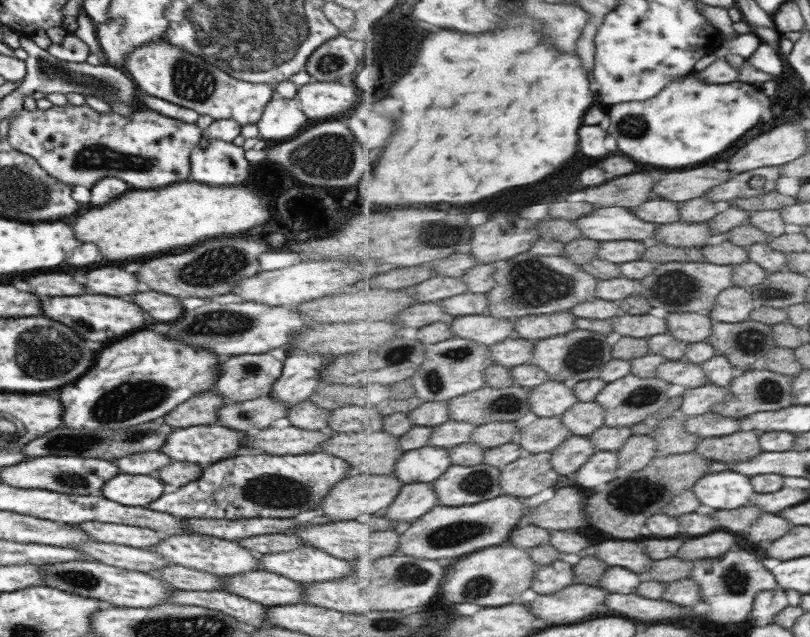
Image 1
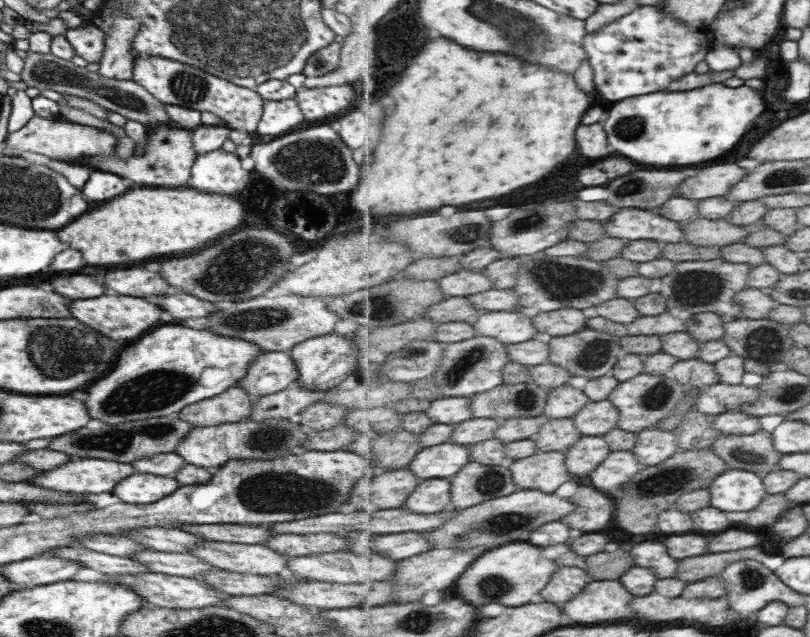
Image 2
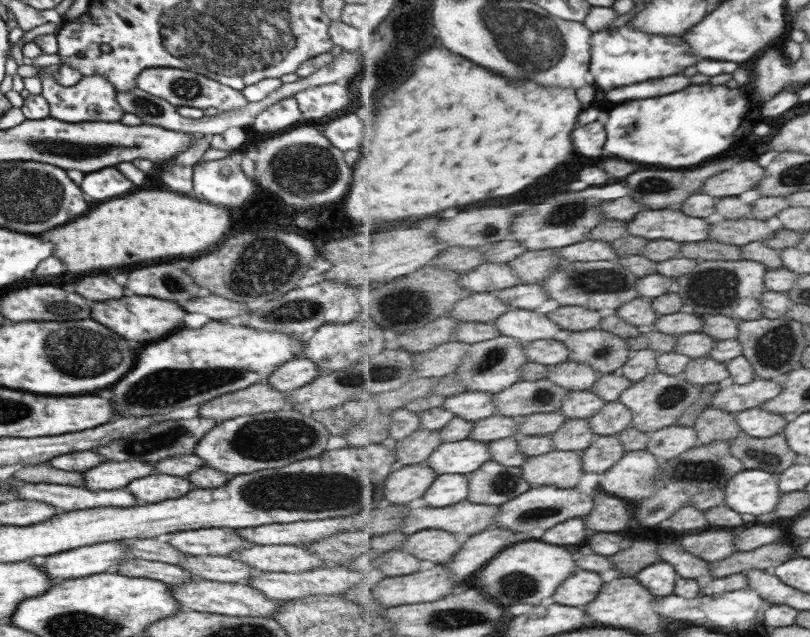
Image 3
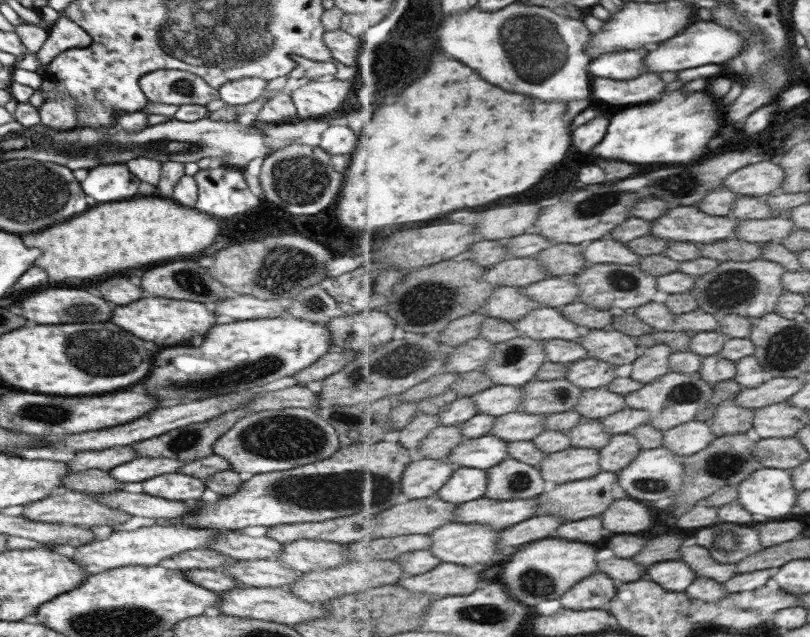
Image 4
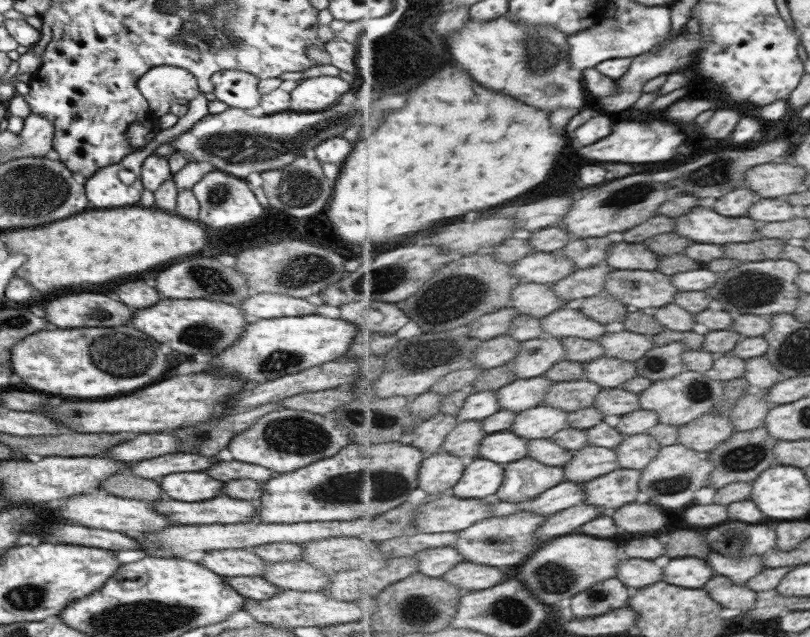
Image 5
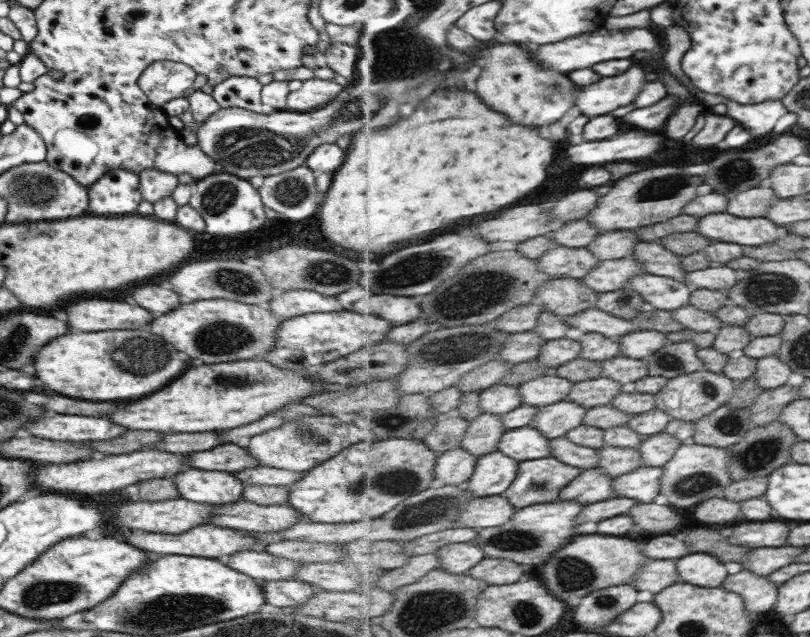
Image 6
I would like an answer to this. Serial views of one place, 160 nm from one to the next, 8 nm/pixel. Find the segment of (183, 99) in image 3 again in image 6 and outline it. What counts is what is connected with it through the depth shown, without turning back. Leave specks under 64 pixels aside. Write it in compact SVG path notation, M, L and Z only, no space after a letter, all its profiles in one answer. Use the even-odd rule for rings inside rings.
M156 60L148 64L145 70L142 70L142 73L138 77L137 85L151 104L160 107L169 100L183 97L183 91L187 90L187 88L189 89L193 85L195 77L196 72L183 63Z

